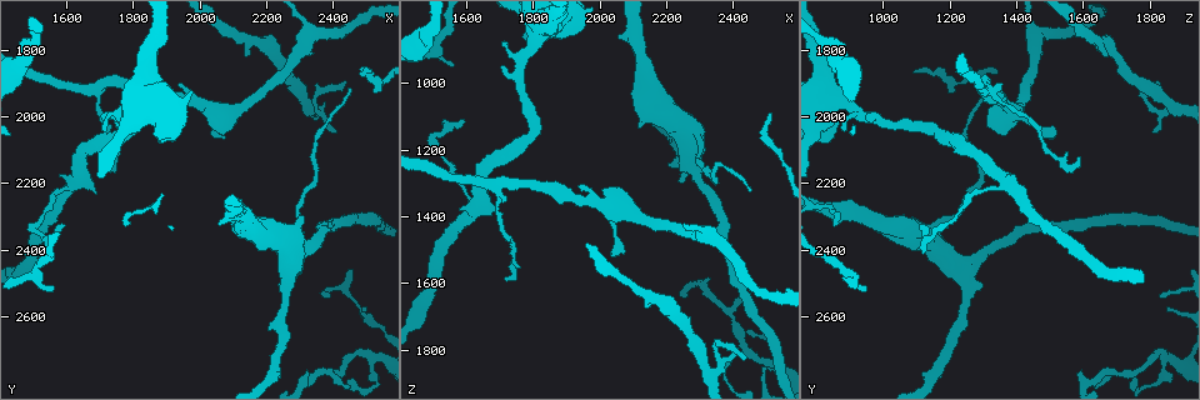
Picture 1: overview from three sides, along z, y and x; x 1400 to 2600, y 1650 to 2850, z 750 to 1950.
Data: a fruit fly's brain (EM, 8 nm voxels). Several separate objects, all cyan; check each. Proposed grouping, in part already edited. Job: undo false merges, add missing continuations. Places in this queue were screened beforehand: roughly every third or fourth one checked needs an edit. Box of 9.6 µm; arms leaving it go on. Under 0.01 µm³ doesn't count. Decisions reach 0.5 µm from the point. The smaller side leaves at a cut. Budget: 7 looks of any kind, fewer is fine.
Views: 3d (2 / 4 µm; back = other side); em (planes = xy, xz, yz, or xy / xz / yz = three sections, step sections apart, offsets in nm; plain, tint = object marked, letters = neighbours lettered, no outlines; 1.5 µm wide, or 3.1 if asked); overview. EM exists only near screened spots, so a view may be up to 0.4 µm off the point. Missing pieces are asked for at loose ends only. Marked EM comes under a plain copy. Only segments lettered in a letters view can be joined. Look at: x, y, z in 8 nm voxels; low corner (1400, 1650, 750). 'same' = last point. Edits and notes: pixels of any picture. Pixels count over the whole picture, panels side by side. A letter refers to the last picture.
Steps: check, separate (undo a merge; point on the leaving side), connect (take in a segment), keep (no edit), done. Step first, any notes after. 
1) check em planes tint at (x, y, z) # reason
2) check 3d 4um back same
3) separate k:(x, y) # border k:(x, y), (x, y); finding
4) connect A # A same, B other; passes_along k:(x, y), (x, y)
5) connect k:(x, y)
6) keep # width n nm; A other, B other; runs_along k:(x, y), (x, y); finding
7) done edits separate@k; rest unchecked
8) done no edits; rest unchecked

check 3d 4um back at (2510, 1860, 1090) # thin end

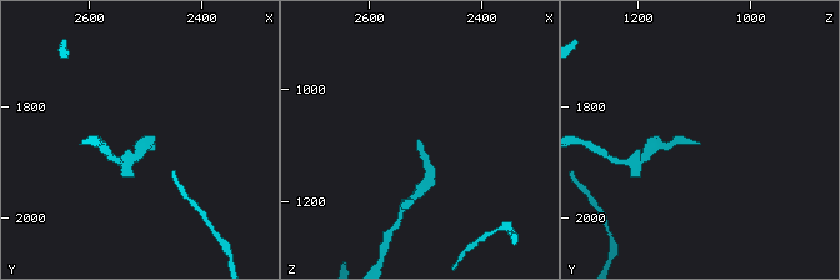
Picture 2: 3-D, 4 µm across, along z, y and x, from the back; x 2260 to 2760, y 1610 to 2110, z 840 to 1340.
check em xy step 8 letters at (2510, 1870, 1090)

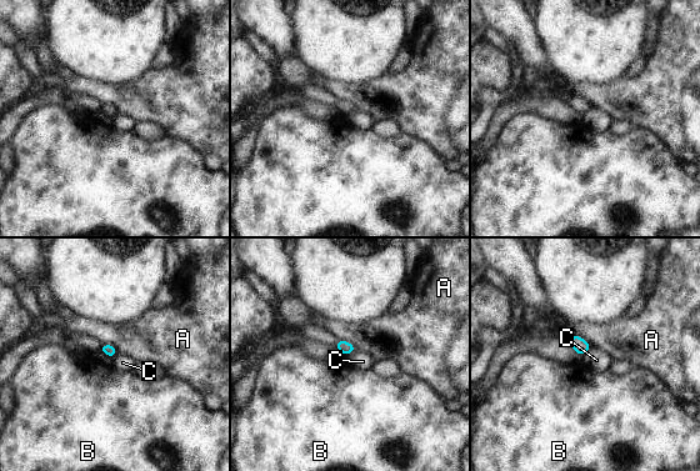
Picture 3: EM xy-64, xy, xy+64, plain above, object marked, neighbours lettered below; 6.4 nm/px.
keep # A other, B other, C other; border 3:(355, 349), (346, 355); no lettered segment goes on from it

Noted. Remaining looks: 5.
check 3d 2um at (2390, 2530, 1830) # tapers out

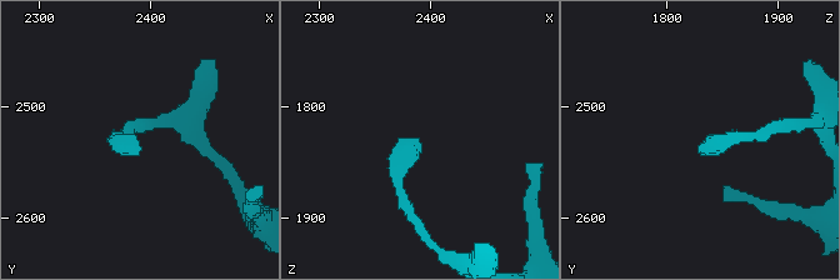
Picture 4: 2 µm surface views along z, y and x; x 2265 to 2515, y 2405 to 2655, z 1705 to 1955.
check em planes tint at (2388, 2544, 1830)

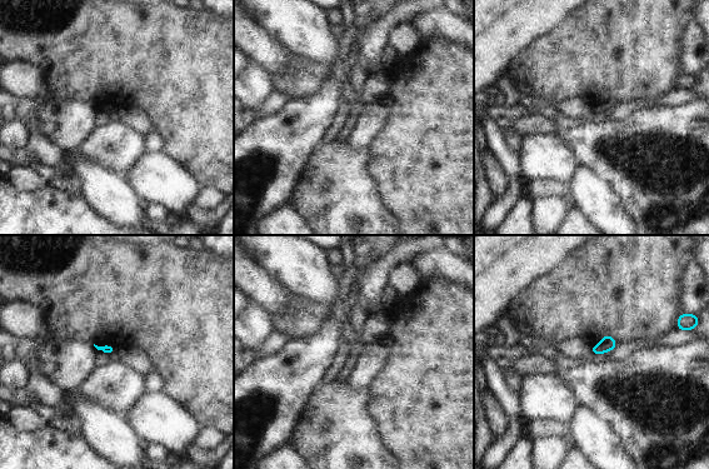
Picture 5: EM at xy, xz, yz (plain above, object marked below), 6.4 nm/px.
check em planes letters same # what lies round it

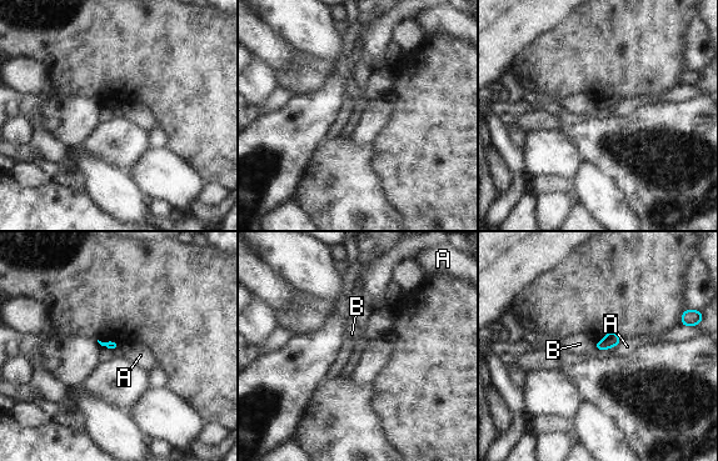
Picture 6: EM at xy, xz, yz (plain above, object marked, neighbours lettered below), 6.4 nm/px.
keep # A other, B other; border 6:(622, 340), (613, 347); no lettered segment goes on from it

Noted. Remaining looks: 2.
check em planes letters at (1590, 2320, 1110) # thin end

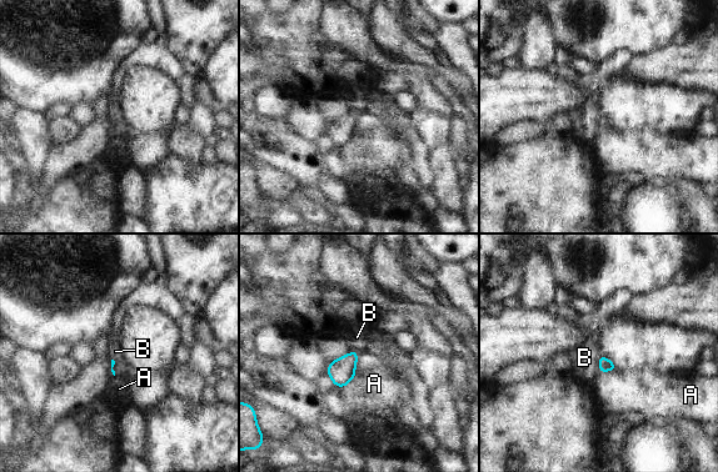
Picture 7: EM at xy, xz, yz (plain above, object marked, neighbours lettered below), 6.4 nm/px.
keep # A other, B other; border 7:(601, 355), (598, 371); no lettered segment goes on from it

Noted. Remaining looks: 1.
done no edits; rest unchecked

